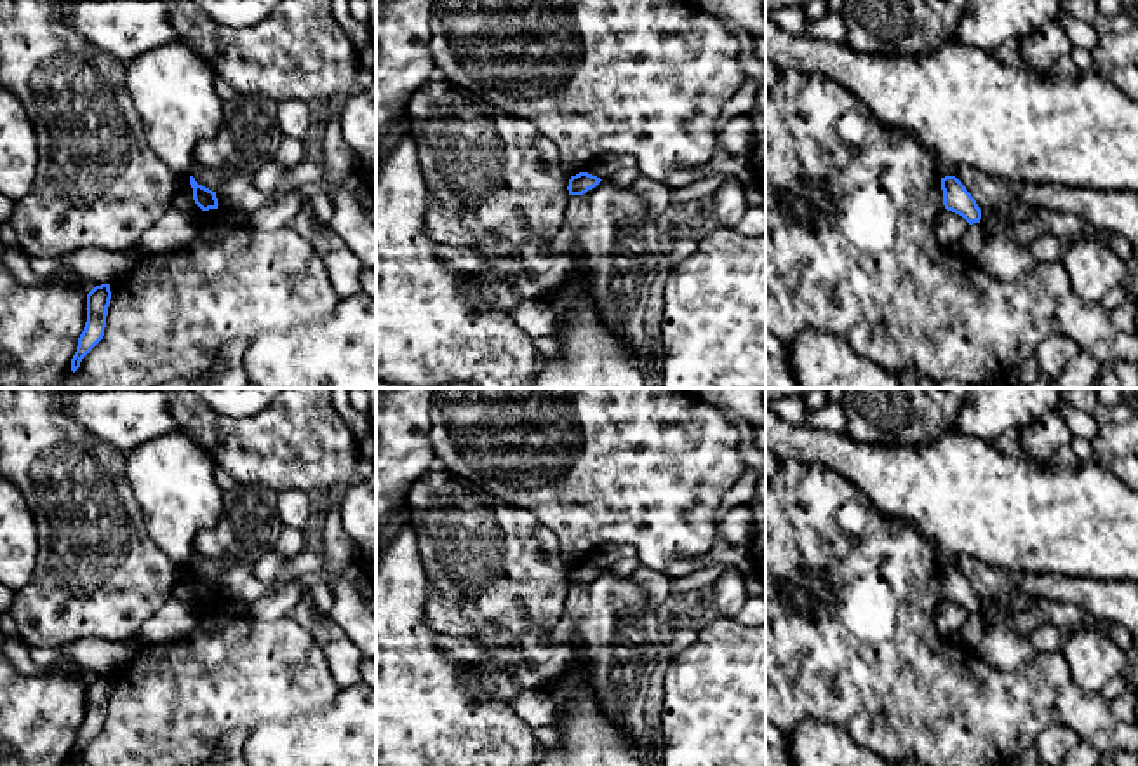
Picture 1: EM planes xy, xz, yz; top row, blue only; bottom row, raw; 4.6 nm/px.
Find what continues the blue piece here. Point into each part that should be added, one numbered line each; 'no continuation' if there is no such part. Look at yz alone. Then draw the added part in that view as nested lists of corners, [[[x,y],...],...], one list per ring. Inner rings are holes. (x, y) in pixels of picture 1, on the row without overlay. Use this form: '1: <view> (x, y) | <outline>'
no continuation

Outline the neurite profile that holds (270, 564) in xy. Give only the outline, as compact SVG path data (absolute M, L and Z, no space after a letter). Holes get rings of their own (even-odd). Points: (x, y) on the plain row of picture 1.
M271 550L259 557L252 566L251 571L258 580L271 580L275 578L285 566L289 564L278 552Z

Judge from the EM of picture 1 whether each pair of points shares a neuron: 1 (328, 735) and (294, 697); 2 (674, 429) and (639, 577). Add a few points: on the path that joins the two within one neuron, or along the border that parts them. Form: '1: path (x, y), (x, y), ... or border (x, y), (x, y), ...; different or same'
1: border (341, 690), (336, 700), (322, 711), (268, 721); different
2: border (642, 564), (662, 571); different

